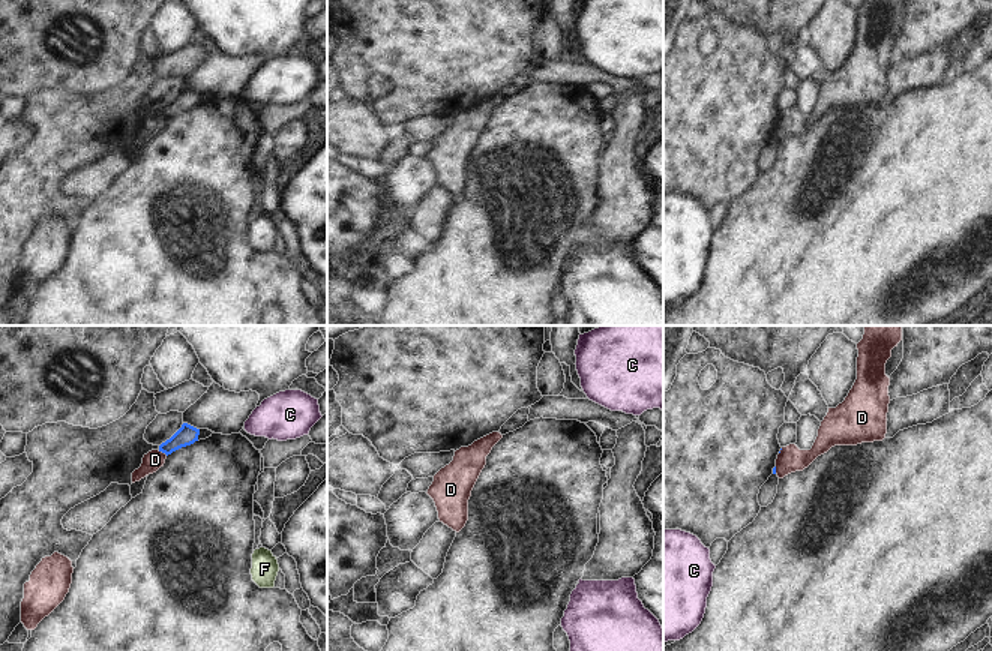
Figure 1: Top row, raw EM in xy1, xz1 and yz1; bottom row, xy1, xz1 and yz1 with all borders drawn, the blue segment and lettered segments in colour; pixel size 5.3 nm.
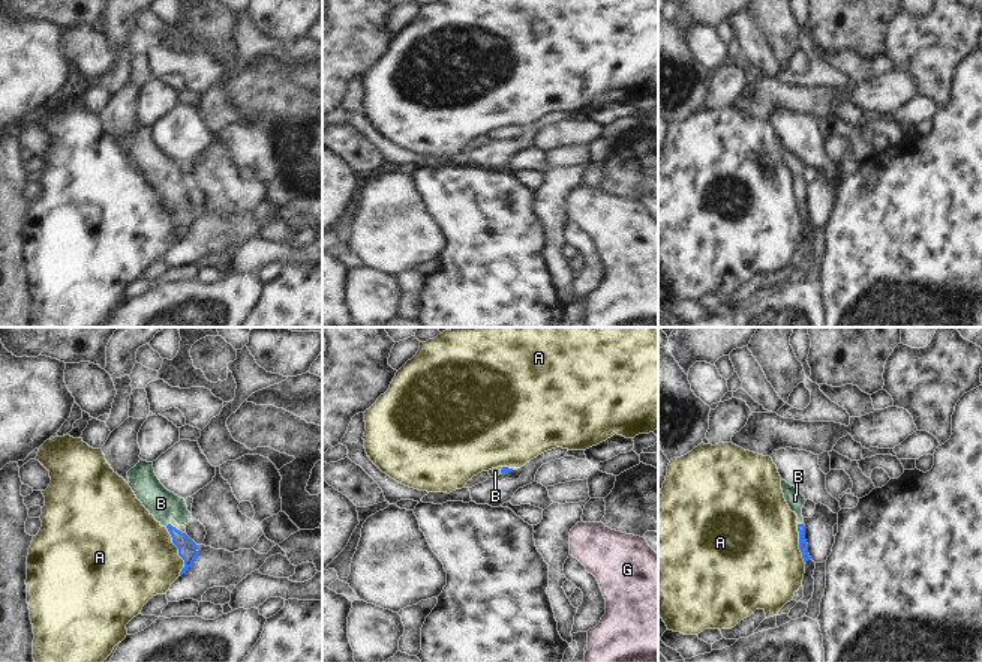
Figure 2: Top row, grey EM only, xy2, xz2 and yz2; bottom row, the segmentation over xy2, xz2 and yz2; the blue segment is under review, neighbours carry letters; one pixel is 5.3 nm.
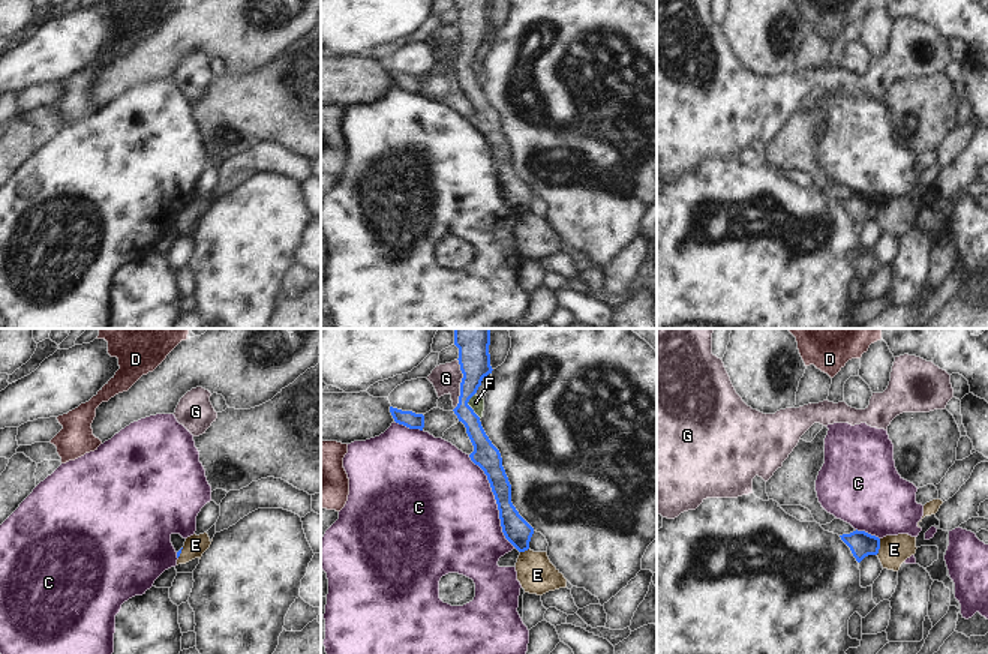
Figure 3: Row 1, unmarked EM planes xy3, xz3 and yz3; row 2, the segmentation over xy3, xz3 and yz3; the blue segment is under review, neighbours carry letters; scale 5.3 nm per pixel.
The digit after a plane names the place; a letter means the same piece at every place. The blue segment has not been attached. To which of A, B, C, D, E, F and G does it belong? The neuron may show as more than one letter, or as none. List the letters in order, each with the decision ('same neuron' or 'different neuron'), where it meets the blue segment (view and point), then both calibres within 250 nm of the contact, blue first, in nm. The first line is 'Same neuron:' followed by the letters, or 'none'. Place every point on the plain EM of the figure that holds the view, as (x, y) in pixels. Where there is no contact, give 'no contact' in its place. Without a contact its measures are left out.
Same neuron: B
A: different neuron; contact xy2 (179, 215); calibres 100 and 460 nm
B: same neuron; contact xy2 (168, 188); calibres 100 and 160 nm
C: different neuron; contact xz3 (496, 165); calibres 150 and 500 nm
D: different neuron; contact xy1 (162, 116); calibres 110 and 100 nm
E: different neuron; contact yz3 (879, 210); calibres 140 and 160 nm
F: different neuron; contact xz3 (468, 69); calibres 170 and 80 nm
G: different neuron; contact xz3 (461, 48); calibres 170 and 160 nm

